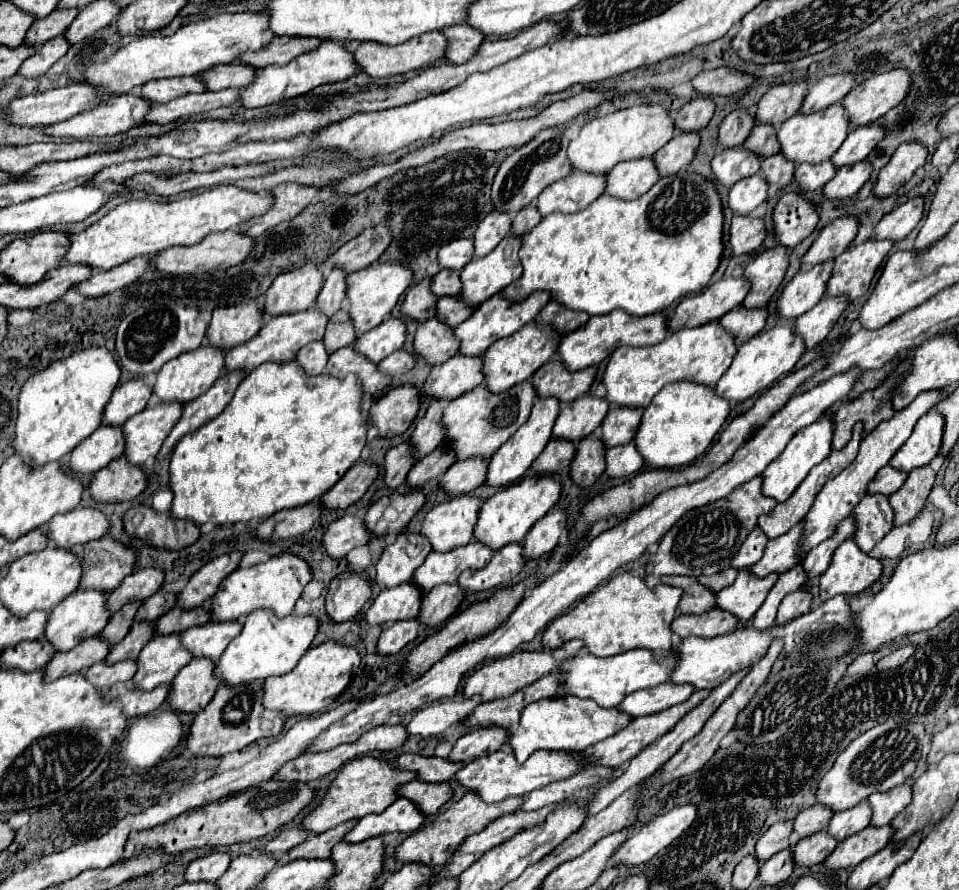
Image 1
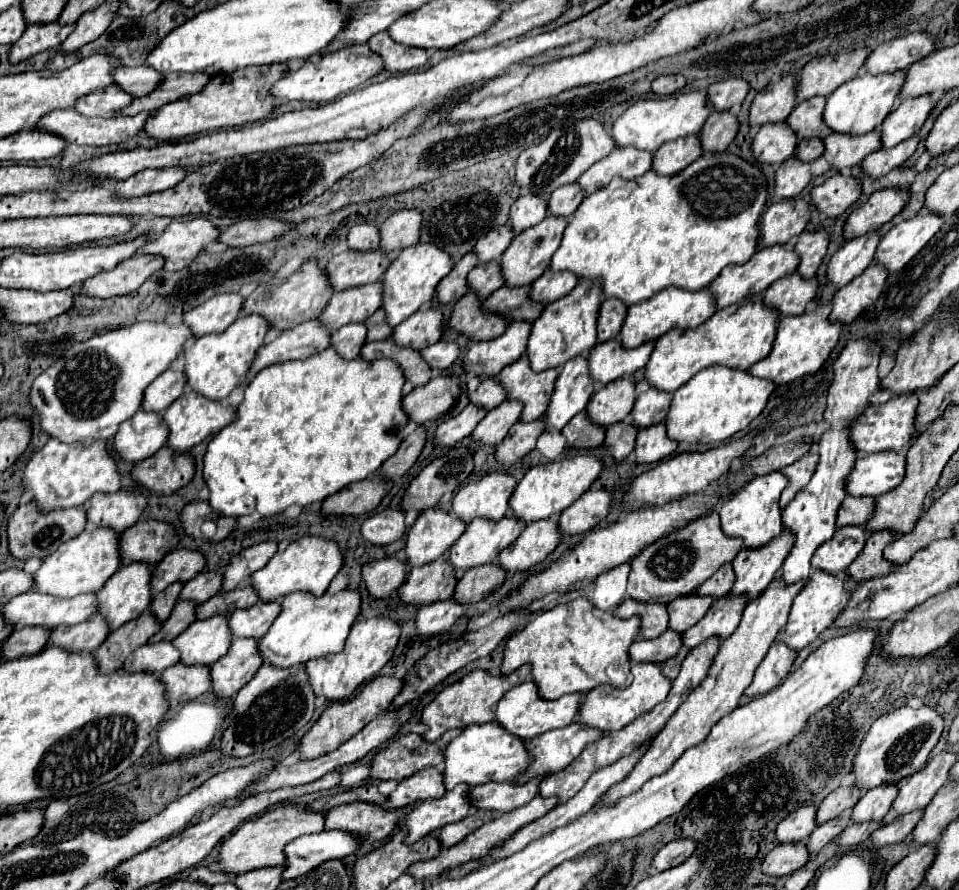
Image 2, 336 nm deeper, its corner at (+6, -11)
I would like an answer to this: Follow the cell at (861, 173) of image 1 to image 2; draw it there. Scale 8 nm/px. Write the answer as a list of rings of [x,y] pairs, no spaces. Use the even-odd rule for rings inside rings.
[[[911,136],[907,140],[903,140],[901,144],[893,146],[893,148],[881,148],[873,154],[869,154],[863,160],[863,170],[871,176],[871,178],[881,178],[885,176],[889,170],[901,166],[915,150],[919,144],[919,136]]]

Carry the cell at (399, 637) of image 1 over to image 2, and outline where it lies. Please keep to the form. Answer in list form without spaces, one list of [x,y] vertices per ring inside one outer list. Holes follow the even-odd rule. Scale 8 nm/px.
[[[453,598],[423,606],[417,614],[417,630],[423,636],[437,636],[449,630],[463,616],[463,606]]]

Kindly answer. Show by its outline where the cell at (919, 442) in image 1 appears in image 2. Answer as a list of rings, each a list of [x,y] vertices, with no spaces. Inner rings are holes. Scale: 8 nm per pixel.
[[[899,452],[859,454],[853,470],[849,472],[845,492],[851,496],[879,496],[893,490],[903,480],[905,456]]]

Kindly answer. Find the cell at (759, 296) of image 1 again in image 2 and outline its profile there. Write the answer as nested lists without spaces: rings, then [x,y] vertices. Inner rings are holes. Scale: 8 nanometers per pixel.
[[[819,228],[819,230],[805,230],[799,236],[799,242],[795,244],[795,252],[801,254],[801,264],[797,268],[799,274],[803,274],[803,278],[813,278],[817,268],[821,266],[825,254],[827,254],[827,246],[829,246],[829,234]]]

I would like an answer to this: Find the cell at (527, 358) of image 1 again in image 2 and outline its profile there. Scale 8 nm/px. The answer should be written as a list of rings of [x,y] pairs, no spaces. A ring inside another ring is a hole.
[[[579,282],[565,298],[551,302],[541,318],[533,322],[533,330],[527,344],[527,356],[531,370],[543,372],[549,368],[561,368],[563,362],[589,352],[597,344],[597,314],[603,298],[603,286],[599,282]]]

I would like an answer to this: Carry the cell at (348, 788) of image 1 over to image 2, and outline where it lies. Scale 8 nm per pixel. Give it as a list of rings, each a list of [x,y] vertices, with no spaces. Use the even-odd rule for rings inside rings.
[[[275,806],[265,814],[243,822],[229,838],[221,842],[217,864],[225,874],[245,874],[249,870],[283,866],[283,846],[303,834],[315,834],[323,830],[323,814],[307,814],[303,806]]]

